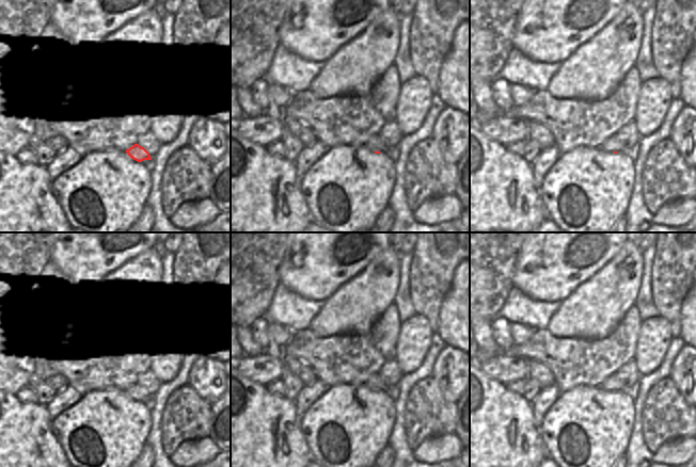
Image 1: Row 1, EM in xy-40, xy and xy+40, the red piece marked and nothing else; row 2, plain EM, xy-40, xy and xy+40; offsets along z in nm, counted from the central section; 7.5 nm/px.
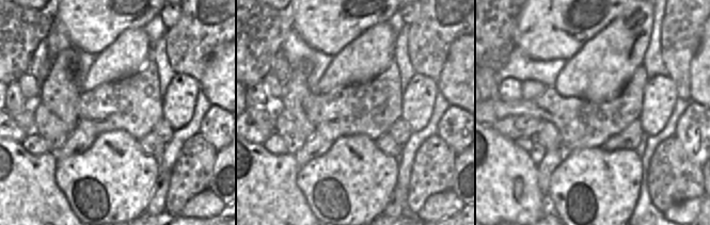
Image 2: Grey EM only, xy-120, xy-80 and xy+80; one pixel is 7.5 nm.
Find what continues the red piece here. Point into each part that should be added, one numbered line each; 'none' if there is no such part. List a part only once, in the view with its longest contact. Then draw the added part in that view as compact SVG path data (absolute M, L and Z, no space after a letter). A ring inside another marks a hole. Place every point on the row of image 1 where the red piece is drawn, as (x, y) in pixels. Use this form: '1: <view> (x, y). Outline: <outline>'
1: xy (375, 144). Outline: M375 134L374 136L371 136L367 143L365 144L365 146L367 147L367 149L369 149L370 151L380 151L382 154L386 154L386 148L384 146L384 144L382 143L382 141L380 140L378 134Z

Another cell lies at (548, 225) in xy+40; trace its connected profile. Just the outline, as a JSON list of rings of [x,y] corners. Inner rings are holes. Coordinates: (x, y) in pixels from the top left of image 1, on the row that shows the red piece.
[[[550,218],[543,220],[532,232],[563,232],[559,226]]]

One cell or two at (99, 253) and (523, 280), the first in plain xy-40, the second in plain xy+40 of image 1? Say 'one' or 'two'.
one

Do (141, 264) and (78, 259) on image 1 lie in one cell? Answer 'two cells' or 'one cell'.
two cells

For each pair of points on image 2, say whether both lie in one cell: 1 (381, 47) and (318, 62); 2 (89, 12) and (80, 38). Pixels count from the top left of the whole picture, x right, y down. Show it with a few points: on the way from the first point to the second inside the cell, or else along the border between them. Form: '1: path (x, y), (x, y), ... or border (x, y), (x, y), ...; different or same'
1: border (332, 58), (318, 80); different
2: path (89, 18), (89, 29), (85, 32); same

